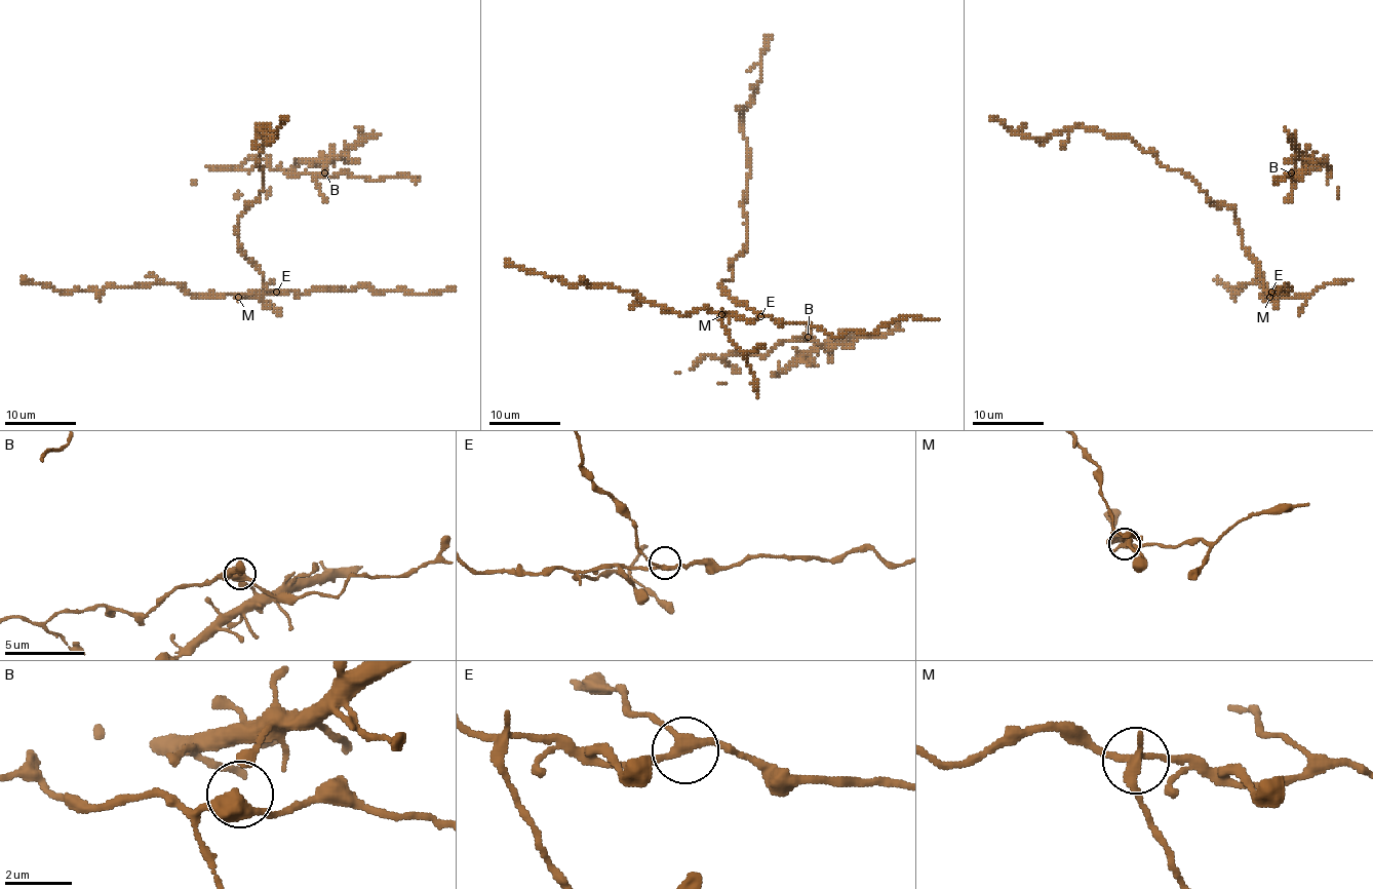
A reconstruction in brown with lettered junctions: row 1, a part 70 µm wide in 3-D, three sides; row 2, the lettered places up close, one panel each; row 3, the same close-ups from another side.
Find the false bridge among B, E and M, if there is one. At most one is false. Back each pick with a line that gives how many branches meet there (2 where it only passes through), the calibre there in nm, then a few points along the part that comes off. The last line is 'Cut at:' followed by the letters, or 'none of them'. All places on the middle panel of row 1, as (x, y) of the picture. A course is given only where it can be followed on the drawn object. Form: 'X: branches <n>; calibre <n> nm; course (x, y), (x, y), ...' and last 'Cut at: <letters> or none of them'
M: branches 3; calibre 240 nm; course (721, 315), (729, 338), (753, 374), (753, 388), (758, 396)
Cut at: M

